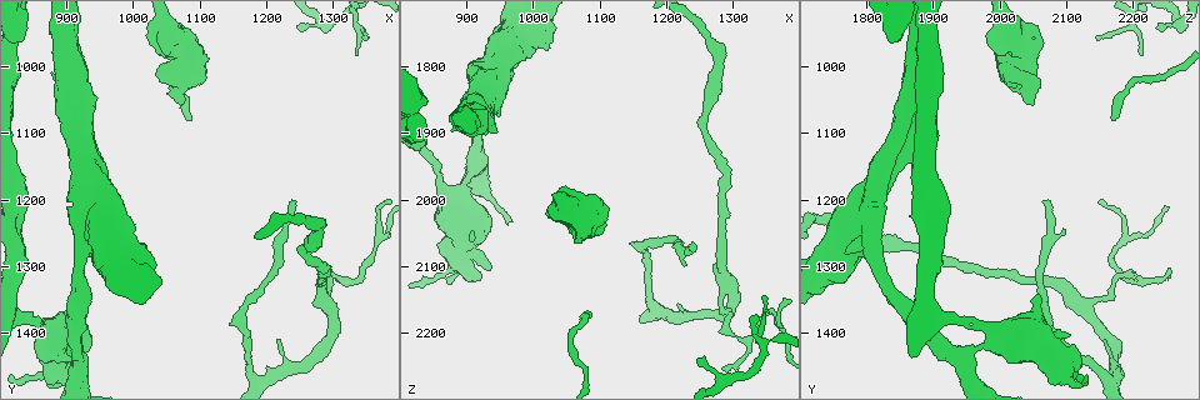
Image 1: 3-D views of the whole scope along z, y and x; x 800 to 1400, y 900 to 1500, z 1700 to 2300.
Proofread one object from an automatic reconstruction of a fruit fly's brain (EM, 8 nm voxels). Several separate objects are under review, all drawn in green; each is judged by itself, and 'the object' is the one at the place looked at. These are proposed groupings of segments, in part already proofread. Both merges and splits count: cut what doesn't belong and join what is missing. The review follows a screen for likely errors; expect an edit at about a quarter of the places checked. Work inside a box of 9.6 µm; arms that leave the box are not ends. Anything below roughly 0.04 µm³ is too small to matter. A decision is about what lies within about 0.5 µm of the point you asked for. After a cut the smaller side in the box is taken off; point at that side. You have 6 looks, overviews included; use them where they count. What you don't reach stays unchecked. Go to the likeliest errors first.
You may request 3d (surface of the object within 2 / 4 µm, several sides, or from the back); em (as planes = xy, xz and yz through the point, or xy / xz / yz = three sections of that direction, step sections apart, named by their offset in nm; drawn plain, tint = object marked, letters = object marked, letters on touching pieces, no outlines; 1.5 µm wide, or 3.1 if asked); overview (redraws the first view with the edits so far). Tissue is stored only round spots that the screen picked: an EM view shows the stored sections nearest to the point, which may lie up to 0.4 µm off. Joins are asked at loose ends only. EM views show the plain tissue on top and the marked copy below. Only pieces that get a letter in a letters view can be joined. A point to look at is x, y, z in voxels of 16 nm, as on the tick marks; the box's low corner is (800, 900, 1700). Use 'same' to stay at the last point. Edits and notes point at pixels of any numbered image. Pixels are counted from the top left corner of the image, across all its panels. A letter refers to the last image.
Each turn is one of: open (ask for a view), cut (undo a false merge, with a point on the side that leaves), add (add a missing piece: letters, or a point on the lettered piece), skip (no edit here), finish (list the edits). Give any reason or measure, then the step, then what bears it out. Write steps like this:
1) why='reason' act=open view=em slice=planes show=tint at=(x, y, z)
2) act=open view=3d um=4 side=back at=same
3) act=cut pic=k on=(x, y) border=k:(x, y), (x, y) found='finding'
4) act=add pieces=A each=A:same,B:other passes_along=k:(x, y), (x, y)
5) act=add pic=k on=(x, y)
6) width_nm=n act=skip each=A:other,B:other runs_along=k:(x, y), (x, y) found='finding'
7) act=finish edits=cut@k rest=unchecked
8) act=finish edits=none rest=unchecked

why='branch stops here' act=open view=em slice=yz step=4 show=tint at=(1245, 940, 2240)

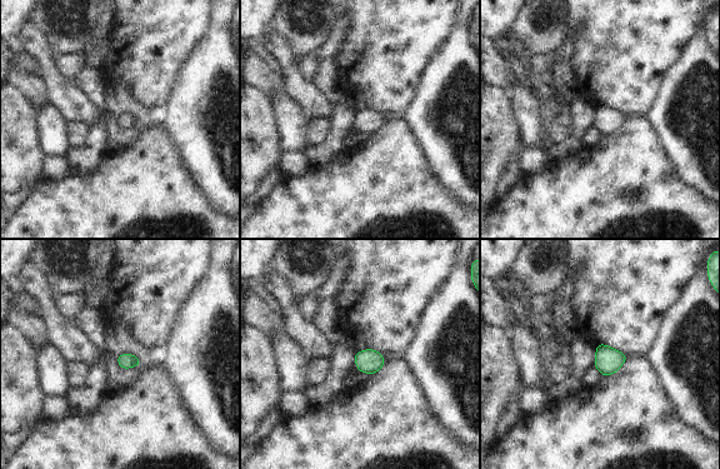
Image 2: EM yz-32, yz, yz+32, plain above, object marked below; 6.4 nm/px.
why='another direction' act=open view=em slice=xz step=8 show=letters at=same

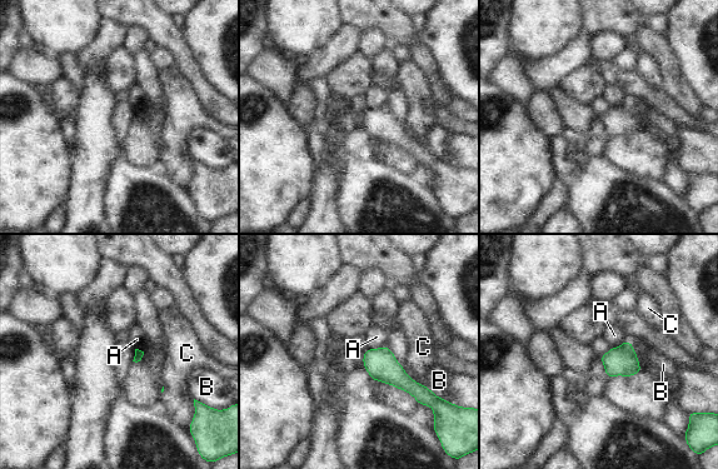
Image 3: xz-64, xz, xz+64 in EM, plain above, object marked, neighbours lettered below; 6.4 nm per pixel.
act=skip each=A:other,B:other,C:other border=3:(385, 344), (378, 348), (368, 348) found='no lettered piece goes on from it'

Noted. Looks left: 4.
why='an open end' act=open view=3d um=2 side=back at=(940, 1405, 2105)

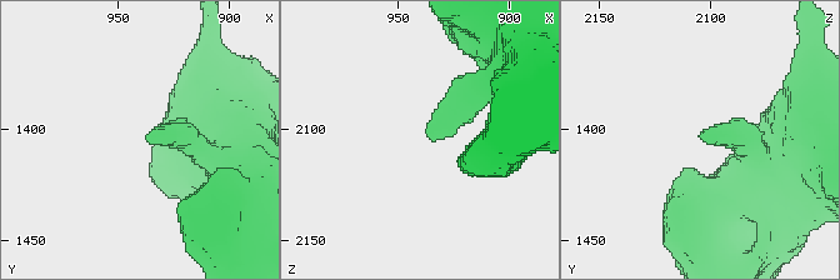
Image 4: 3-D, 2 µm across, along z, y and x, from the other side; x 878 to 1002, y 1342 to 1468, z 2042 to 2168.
act=open view=em slice=planes show=letters at=(937, 1404, 2105)

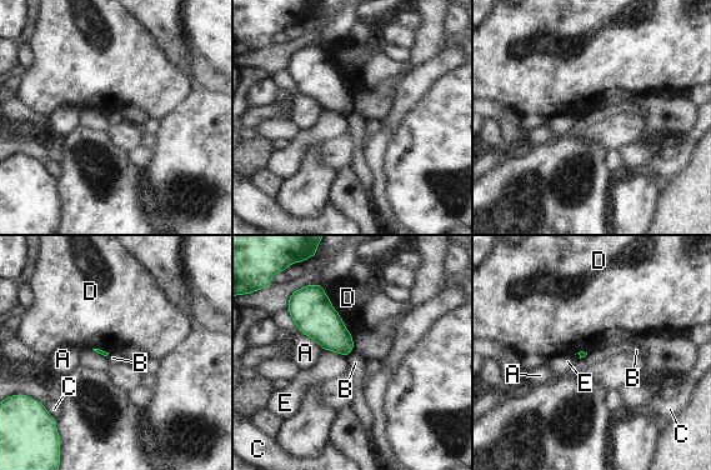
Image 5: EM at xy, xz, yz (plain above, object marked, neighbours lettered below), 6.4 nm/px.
longest_contact=A:360nm act=skip each=A:other,B:other,C:other,D:other,E:other found='no lettered piece goes on from it'

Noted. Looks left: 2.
act=finish edits=none rest=unchecked

